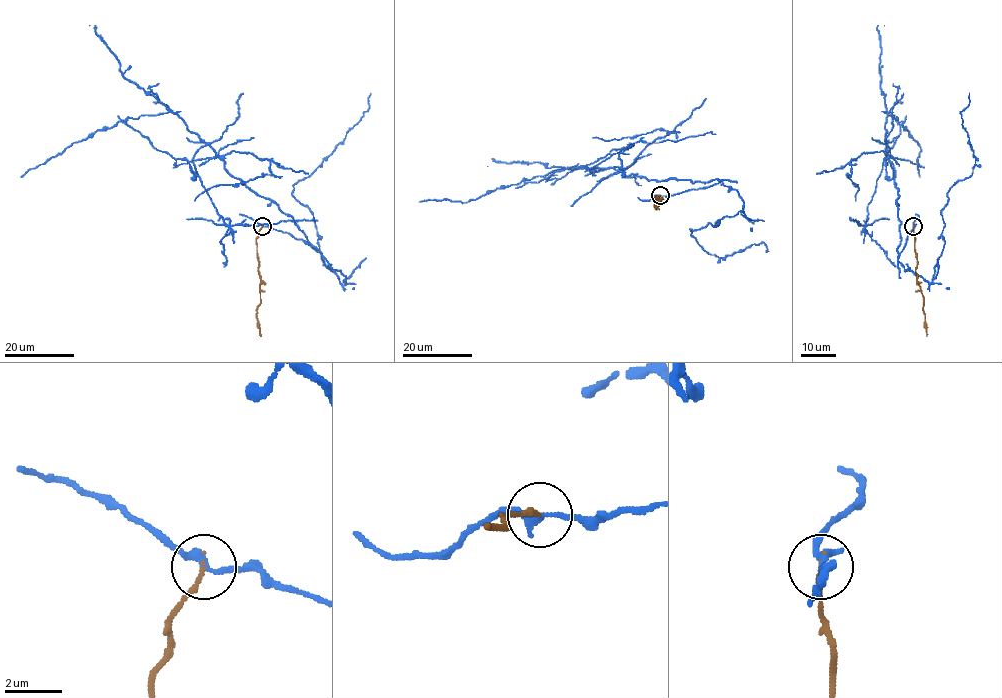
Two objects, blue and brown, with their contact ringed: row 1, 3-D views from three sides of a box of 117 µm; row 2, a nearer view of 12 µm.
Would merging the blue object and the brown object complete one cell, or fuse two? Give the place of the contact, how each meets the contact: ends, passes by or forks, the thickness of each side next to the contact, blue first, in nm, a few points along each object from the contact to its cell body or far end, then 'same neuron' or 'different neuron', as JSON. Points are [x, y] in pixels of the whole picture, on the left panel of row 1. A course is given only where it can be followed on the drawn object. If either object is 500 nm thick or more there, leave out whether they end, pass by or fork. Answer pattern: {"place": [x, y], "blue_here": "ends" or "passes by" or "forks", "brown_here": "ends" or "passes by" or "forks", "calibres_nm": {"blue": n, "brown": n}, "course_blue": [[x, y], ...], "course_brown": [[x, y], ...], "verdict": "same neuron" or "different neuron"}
{"place": [262, 226], "blue_here": "passes by", "brown_here": "ends", "calibres_nm": {"blue": 240, "brown": 170}, "course_blue": [[262, 226], [321, 253], [208, 145], [192, 159], [195, 180], [185, 159], [228, 226], [317, 220]], "course_brown": [[262, 226], [256, 244], [261, 284], [257, 315], [261, 336]], "verdict": "different neuron"}

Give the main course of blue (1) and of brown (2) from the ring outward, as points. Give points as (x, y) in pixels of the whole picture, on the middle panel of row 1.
1: (660, 195), (719, 181), (647, 180), (612, 168), (590, 171), (594, 175), (583, 167), (639, 141), (715, 134)
2: (660, 195), (654, 196), (659, 199), (658, 205), (655, 205), (659, 208)

